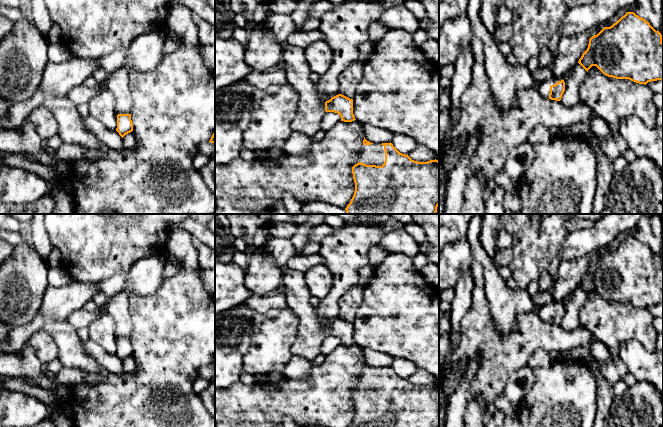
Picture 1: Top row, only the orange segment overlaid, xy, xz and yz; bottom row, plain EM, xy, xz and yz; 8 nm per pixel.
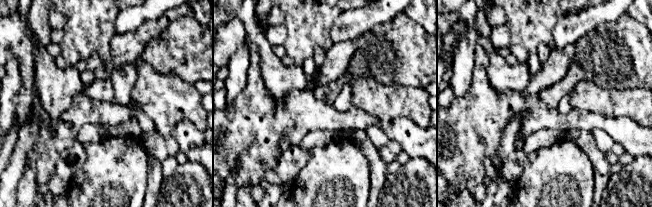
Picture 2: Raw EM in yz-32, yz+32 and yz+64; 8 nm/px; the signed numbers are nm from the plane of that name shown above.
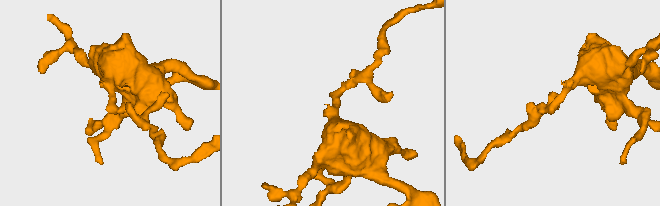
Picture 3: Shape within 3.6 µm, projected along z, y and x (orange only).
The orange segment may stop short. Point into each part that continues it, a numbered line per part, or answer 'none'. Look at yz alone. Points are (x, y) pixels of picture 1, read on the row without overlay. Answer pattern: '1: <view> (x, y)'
1: yz (544, 312)

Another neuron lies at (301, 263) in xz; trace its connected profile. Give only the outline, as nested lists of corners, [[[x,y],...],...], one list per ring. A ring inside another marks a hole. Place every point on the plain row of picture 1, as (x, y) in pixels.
[[[319,253],[315,255],[299,254],[292,257],[286,263],[286,268],[305,274],[308,270],[315,268],[317,265],[325,265],[325,258]]]

